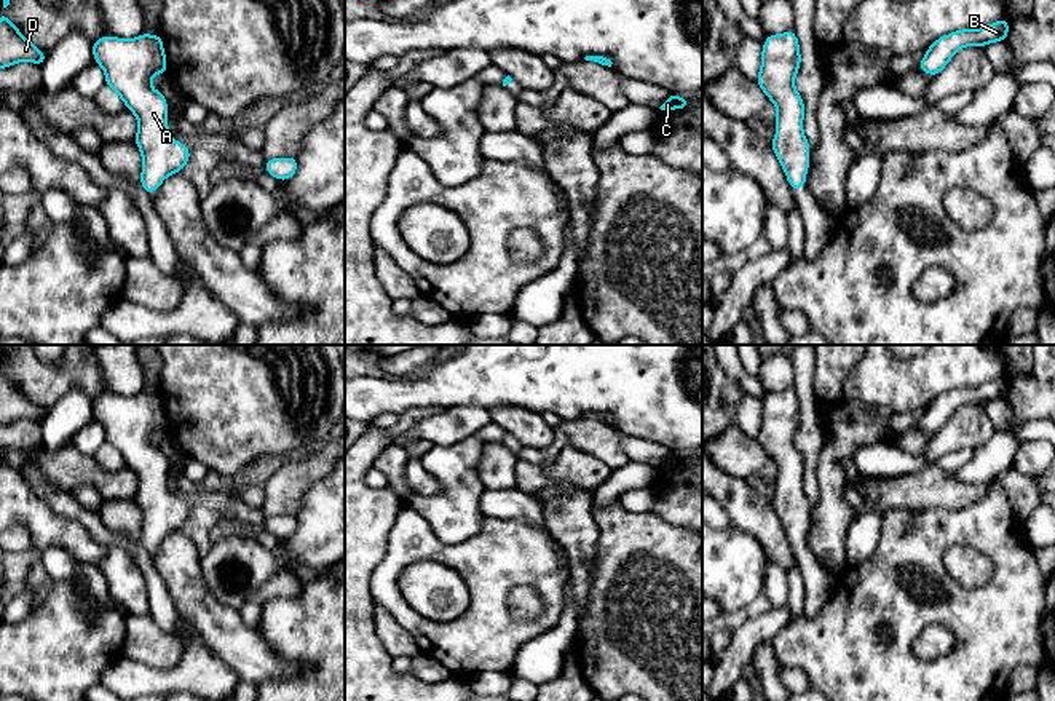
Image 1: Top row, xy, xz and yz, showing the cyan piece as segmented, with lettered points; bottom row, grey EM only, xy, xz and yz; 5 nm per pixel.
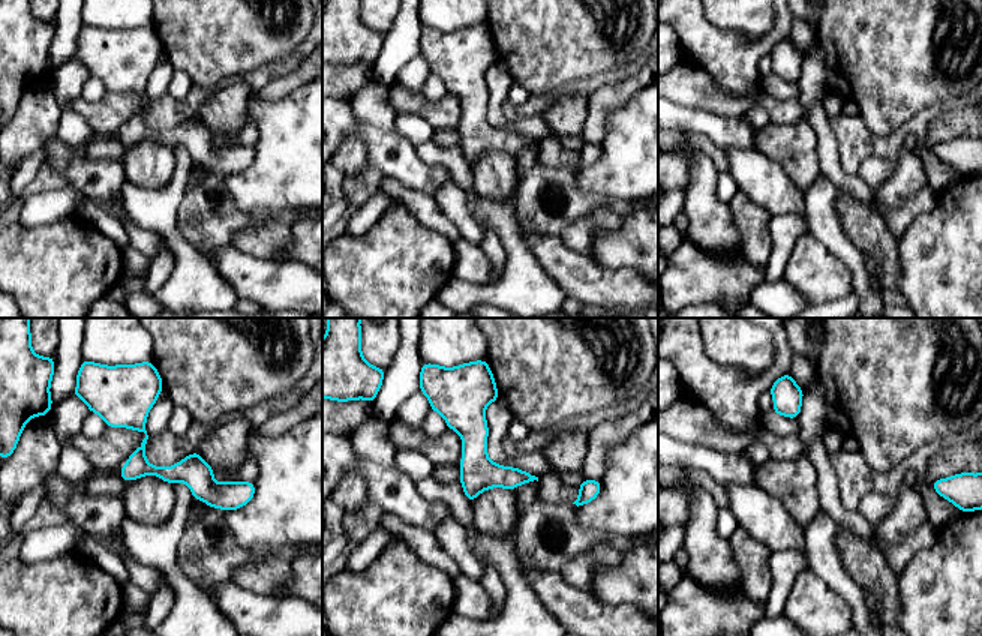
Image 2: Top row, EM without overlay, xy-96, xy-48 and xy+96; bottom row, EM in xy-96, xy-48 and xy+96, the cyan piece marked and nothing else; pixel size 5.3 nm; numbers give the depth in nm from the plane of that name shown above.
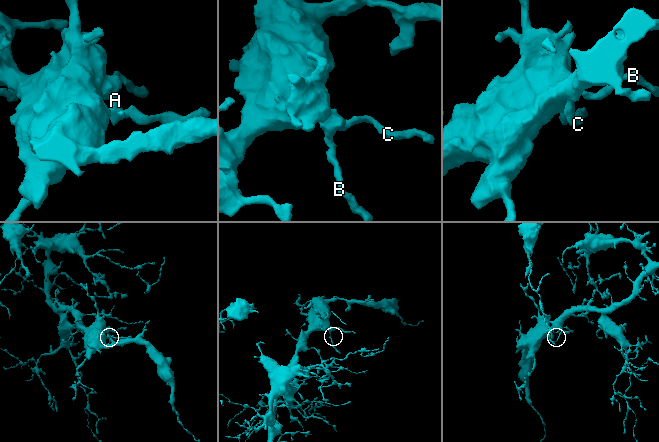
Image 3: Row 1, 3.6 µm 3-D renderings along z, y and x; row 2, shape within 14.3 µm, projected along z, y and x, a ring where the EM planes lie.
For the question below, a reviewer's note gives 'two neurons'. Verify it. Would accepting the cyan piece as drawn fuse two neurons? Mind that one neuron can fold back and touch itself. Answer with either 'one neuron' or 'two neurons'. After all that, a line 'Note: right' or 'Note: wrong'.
one neuron
Note: wrong

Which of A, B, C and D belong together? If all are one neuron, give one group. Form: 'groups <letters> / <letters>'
groups A B C D

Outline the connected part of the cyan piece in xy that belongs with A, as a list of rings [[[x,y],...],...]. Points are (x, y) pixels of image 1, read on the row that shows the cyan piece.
[[[140,34],[126,40],[101,37],[93,43],[94,62],[139,123],[134,142],[142,155],[140,185],[148,195],[190,160],[190,149],[179,144],[168,129],[168,102],[152,88],[152,78],[168,73],[161,35]]]

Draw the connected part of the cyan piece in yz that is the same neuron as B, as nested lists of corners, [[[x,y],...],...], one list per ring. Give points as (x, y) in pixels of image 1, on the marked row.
[[[1002,18],[990,26],[980,29],[961,29],[937,38],[924,54],[916,69],[938,75],[951,61],[958,50],[966,46],[985,46],[994,42],[1006,42],[1009,34],[1007,18]]]

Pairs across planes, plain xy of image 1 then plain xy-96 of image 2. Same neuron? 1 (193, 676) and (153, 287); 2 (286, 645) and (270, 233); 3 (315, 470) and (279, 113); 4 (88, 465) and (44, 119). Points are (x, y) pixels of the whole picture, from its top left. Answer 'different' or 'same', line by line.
1: different
2: different
3: different
4: different

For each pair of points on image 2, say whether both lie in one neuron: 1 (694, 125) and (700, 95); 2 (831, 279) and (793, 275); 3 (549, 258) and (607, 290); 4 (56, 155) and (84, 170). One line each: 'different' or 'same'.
1: different
2: same
3: same
4: same

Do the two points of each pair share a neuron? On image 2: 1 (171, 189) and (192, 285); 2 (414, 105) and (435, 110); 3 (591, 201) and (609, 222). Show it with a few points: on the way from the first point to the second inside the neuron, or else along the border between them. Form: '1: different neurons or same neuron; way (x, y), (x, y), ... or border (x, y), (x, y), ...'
1: same neuron; way (168, 213), (168, 230), (188, 261)
2: same neuron; way (419, 105), (431, 110)
3: different neurons; border (598, 203), (568, 227)

